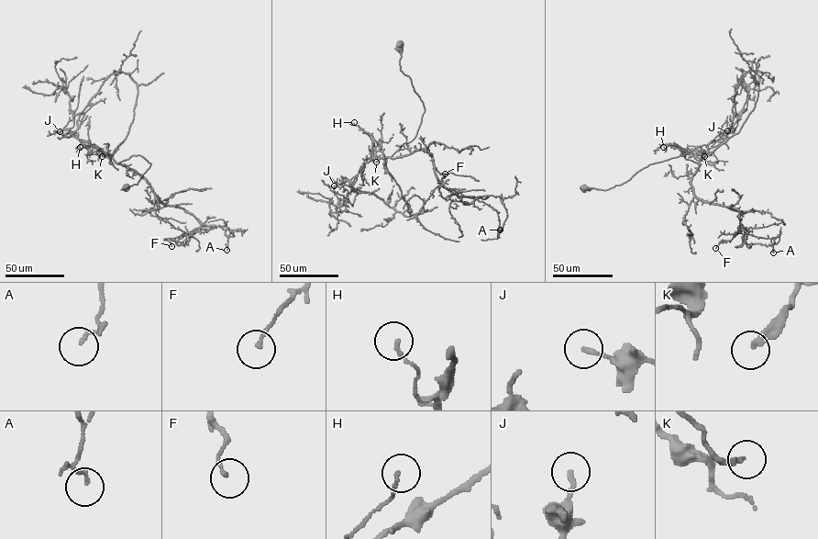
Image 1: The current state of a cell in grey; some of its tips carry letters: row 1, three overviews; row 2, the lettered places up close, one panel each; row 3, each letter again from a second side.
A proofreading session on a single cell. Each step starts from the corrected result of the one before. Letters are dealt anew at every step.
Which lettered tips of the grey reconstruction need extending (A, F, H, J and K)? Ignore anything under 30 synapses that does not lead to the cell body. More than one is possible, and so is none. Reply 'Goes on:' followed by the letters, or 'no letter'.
Goes on: no letter

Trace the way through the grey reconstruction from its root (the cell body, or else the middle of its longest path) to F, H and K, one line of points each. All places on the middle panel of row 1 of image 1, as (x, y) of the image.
F: (400, 45), (400, 70), (425, 111), (392, 158), (422, 149), (442, 185), (473, 196), (446, 187), (445, 174)
H: (400, 45), (400, 70), (410, 78), (425, 108), (415, 137), (386, 157), (373, 138), (351, 125), (354, 122)
K: (400, 45), (400, 70), (410, 78), (425, 111), (415, 137), (404, 143), (391, 156), (379, 158), (376, 162)

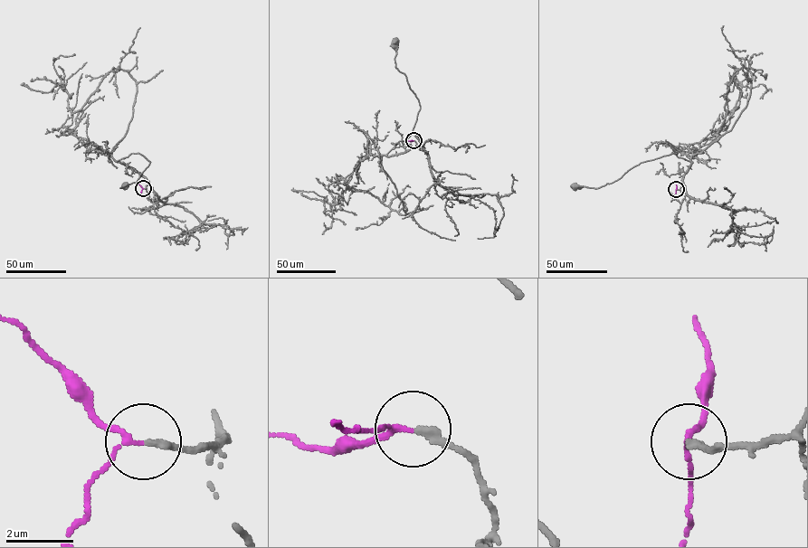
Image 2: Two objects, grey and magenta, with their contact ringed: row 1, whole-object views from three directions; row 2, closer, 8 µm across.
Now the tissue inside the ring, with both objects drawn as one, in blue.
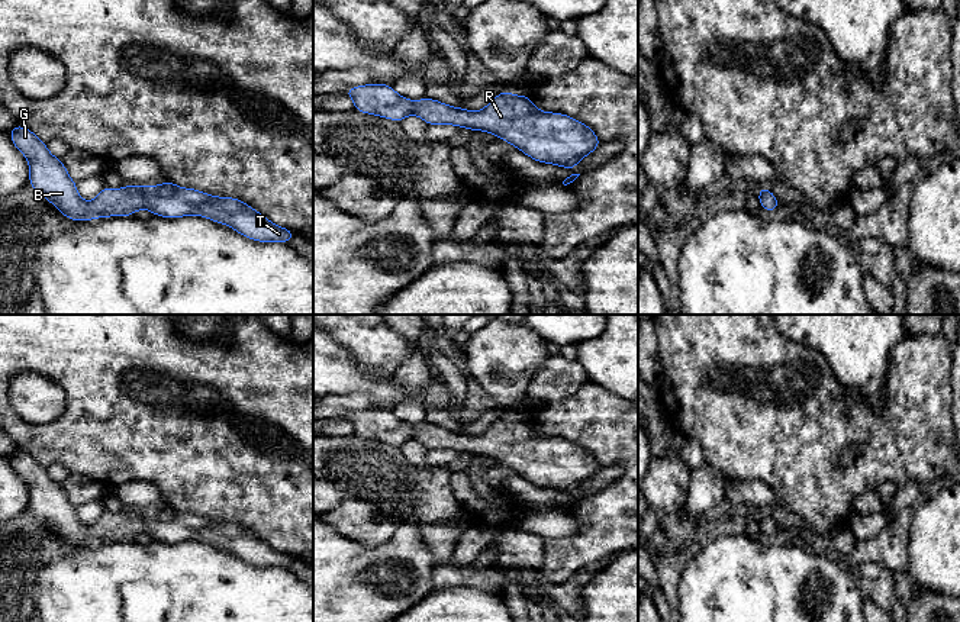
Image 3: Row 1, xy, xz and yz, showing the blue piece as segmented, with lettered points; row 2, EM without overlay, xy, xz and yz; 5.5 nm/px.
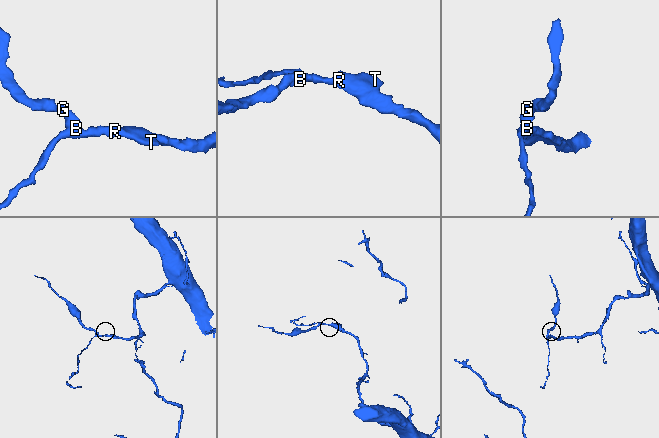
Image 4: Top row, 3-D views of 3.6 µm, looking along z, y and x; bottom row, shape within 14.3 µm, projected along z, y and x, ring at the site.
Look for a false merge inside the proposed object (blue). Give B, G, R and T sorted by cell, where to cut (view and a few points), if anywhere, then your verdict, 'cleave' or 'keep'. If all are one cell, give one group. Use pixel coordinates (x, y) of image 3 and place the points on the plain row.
B G R T; no cut; keep

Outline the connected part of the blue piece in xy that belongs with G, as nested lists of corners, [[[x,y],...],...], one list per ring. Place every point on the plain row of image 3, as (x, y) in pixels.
[[[16,449],[9,461],[29,486],[29,509],[71,545],[133,541],[144,532],[152,539],[170,544],[189,539],[207,542],[258,567],[291,567],[296,561],[239,523],[210,521],[196,513],[178,512],[171,506],[154,512],[136,509],[119,515],[103,512],[97,522],[87,528],[77,518],[77,507],[70,503],[62,486],[51,480],[46,468],[32,455]]]

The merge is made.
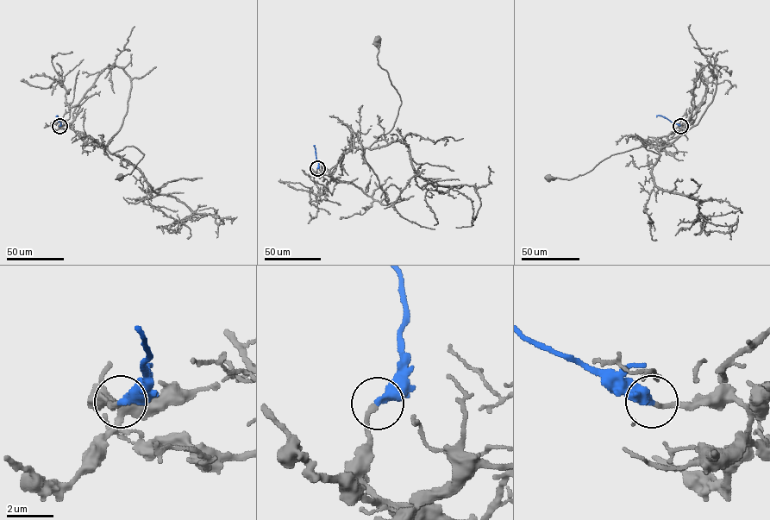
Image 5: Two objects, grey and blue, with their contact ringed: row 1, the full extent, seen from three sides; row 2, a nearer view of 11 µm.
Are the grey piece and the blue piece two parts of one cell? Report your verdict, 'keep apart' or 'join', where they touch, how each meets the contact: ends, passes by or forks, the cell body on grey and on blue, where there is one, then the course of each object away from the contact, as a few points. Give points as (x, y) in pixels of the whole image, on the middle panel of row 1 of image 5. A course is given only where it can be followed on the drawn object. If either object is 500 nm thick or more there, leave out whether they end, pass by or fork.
join; at (317, 168); grey ends there; blue ends there; cell body of grey at (378, 40); no cell body on blue; grey runs (317, 168), (317, 173), (328, 171), (350, 146), (369, 147), (393, 126), (401, 100), (378, 64), (378, 40); blue runs (317, 168), (315, 145)

